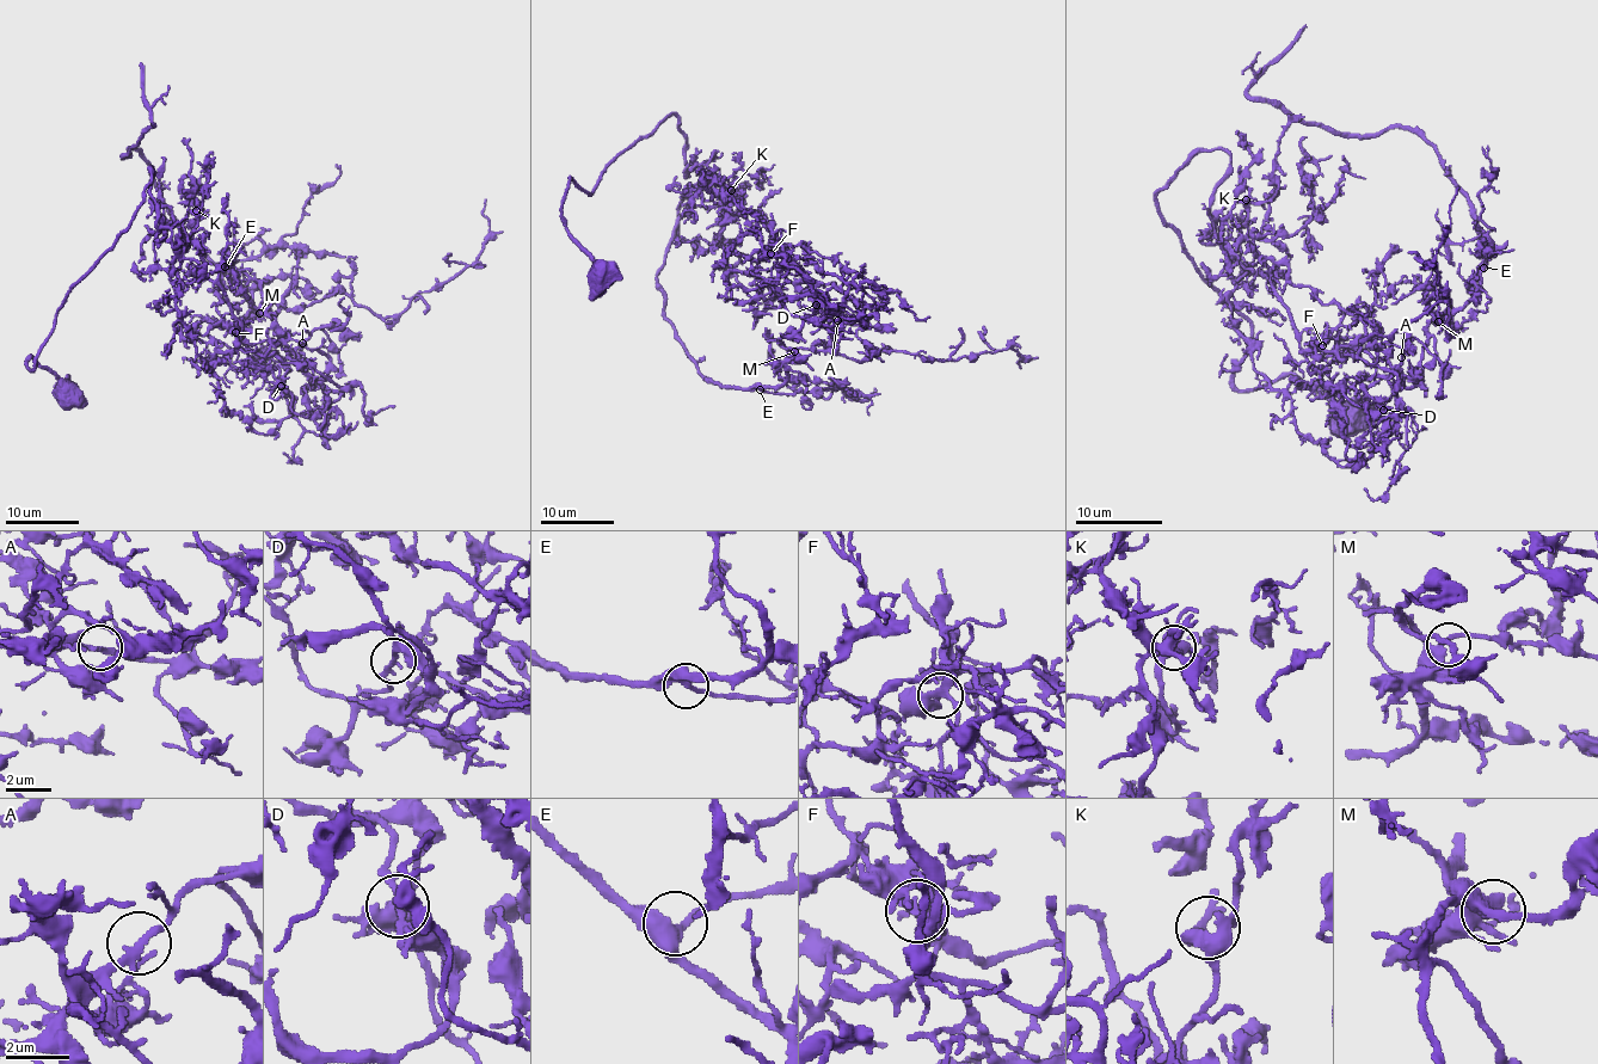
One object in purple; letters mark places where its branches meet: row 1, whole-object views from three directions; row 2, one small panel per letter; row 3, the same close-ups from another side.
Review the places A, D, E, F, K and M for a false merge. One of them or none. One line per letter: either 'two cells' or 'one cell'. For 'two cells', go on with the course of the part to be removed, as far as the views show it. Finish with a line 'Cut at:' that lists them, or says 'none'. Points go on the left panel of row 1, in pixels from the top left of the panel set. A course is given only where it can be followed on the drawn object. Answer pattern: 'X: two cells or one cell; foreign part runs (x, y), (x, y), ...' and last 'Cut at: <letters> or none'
A: one cell
D: two cells; foreign part runs (280, 386), (244, 334), (247, 290), (192, 241), (139, 153), (122, 155), (153, 123), (141, 63)
E: one cell
F: one cell
K: one cell
M: one cell
Cut at: D

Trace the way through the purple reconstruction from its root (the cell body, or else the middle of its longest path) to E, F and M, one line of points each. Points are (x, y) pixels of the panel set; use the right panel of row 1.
E: (1348, 422), (1233, 383), (1251, 324), (1156, 194), (1230, 157), (1214, 234), (1331, 392), (1409, 387), (1483, 268)
F: (1348, 422), (1294, 374), (1233, 383), (1251, 324), (1156, 202), (1196, 154), (1230, 157), (1214, 234), (1322, 345)
M: (1348, 422), (1233, 383), (1251, 324), (1156, 194), (1230, 157), (1214, 234), (1331, 392), (1409, 387), (1438, 321)

